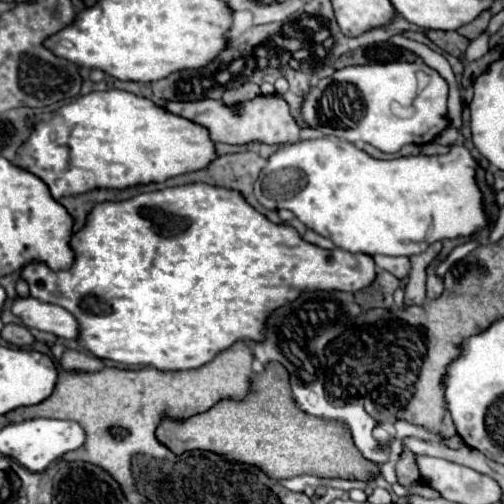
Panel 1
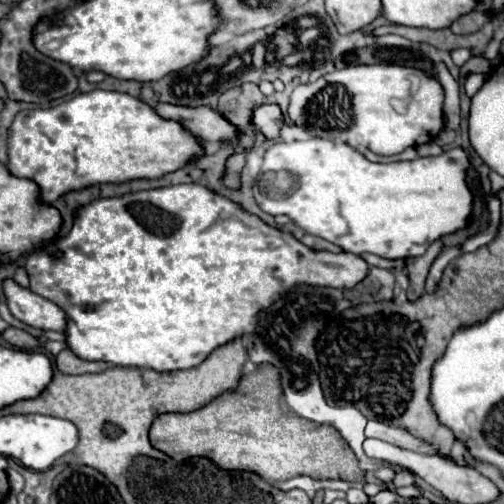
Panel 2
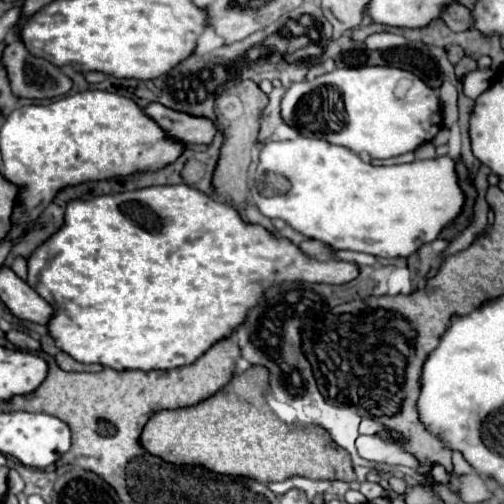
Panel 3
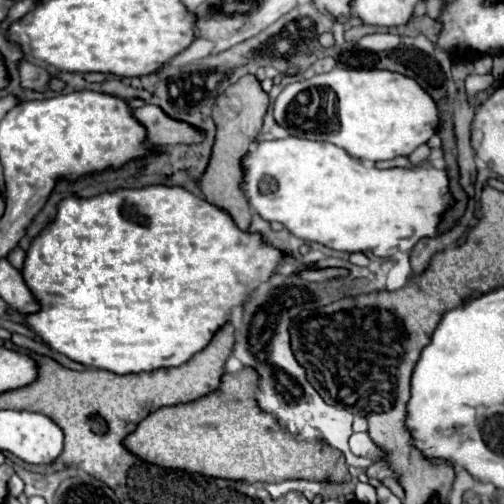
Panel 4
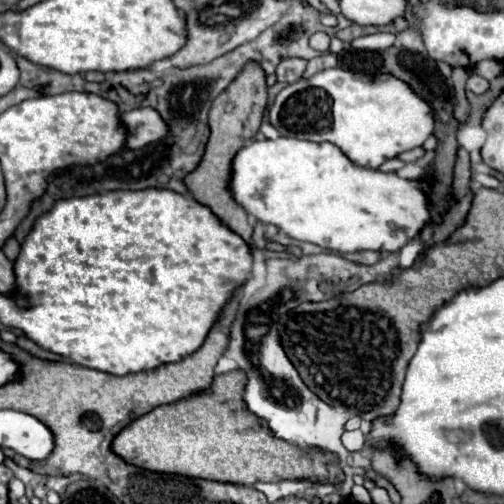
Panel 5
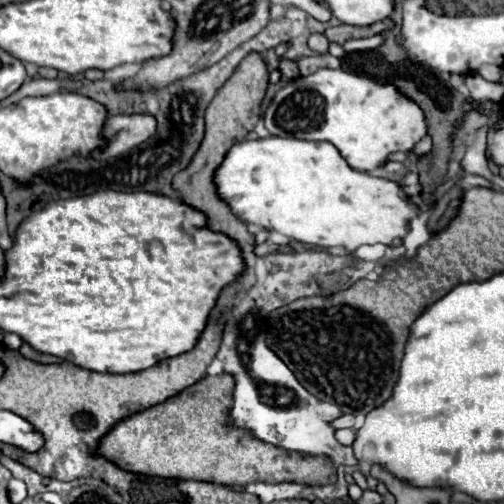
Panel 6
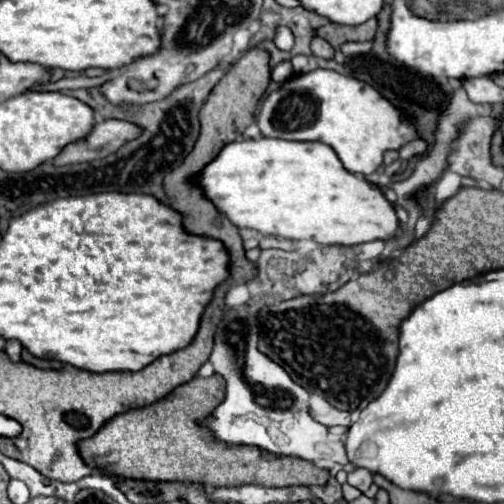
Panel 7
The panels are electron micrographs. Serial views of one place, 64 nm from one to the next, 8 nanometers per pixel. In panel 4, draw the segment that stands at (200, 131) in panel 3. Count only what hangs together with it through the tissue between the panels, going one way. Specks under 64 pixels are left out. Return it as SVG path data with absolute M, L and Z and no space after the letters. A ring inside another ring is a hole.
M154 104L134 110L134 116L148 128L148 144L200 144L200 140L204 140L204 132L188 128L184 120L172 120L170 116L164 116L164 110L156 108Z

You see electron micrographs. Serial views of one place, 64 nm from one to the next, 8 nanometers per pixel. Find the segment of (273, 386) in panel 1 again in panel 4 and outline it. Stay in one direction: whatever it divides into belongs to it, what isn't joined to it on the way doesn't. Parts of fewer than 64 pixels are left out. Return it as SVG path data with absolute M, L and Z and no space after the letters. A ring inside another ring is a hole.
M254 368L224 374L222 386L216 392L188 404L166 406L152 412L124 444L146 462L214 478L262 484L290 478L350 482L342 452L328 448L322 440L292 440L272 416L256 408L256 384L260 384L260 376L256 376Z

